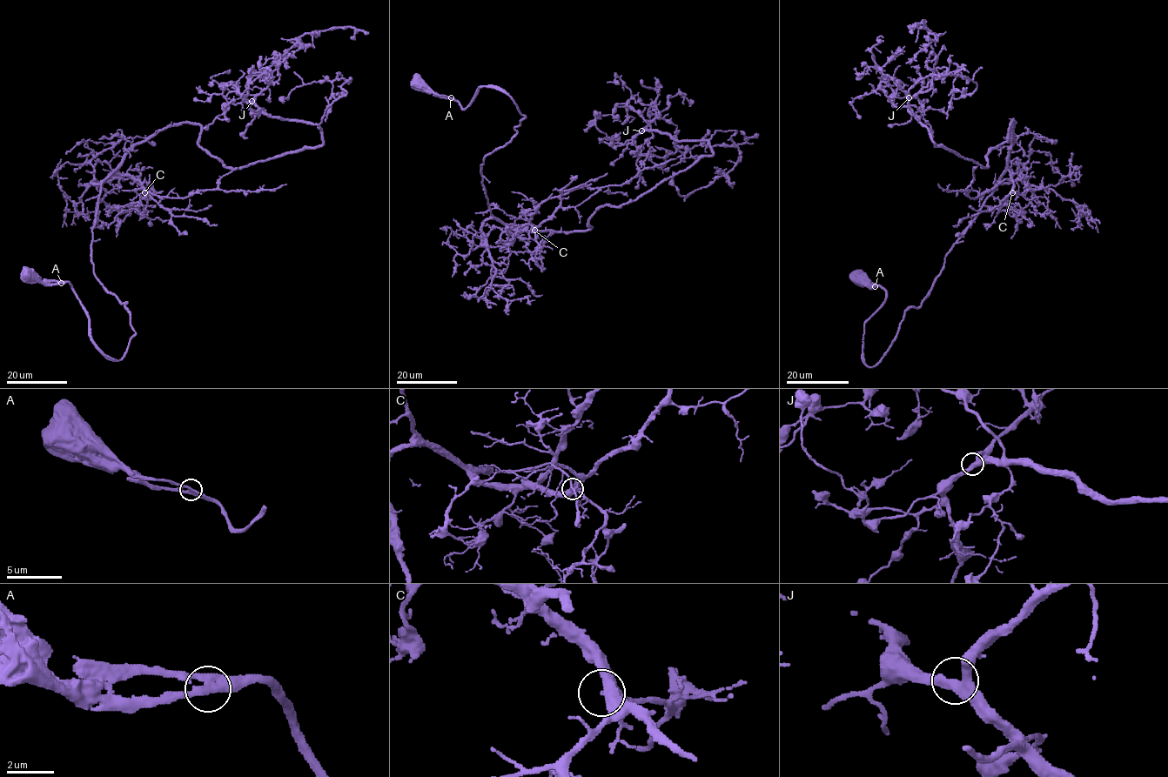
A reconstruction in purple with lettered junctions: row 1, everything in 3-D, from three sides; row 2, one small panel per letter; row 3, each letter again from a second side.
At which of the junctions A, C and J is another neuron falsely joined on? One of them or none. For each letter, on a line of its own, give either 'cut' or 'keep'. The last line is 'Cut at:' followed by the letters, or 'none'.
A: keep
C: keep
J: keep
Cut at: none

